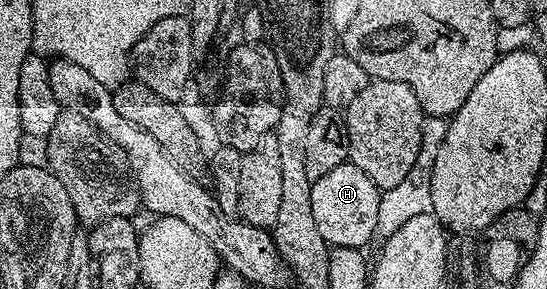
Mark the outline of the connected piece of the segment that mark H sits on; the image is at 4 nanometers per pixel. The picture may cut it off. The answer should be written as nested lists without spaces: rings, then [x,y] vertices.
[[[350,161],[337,165],[325,173],[325,177],[314,180],[311,184],[313,197],[313,222],[317,224],[317,233],[326,241],[328,248],[358,247],[366,248],[370,239],[376,238],[377,205],[379,204],[380,190],[357,165]]]

